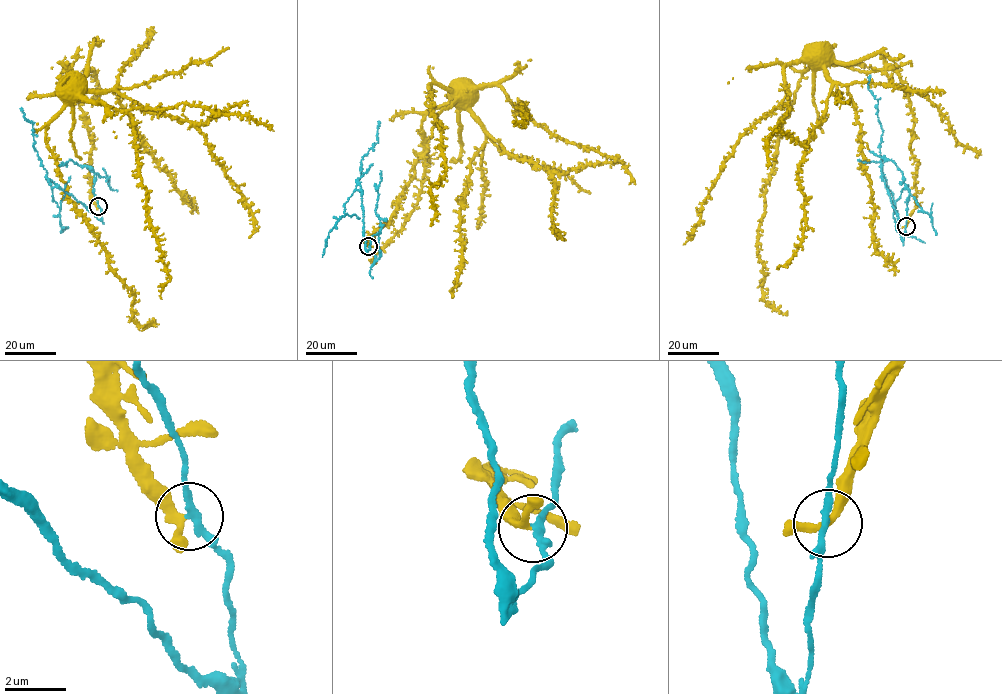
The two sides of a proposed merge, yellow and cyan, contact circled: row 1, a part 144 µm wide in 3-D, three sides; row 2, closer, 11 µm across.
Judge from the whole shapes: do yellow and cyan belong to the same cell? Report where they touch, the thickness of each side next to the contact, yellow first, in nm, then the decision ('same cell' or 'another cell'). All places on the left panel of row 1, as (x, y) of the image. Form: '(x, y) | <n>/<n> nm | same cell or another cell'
(98, 206) | 240/200 nm | another cell

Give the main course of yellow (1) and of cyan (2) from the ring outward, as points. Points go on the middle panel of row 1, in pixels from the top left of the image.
1: (368, 246), (413, 178), (422, 119), (450, 99), (435, 83), (427, 88), (445, 168), (429, 188), (432, 223)
2: (368, 246), (366, 252), (362, 193), (358, 180), (361, 176), (363, 156), (378, 141), (379, 121)

